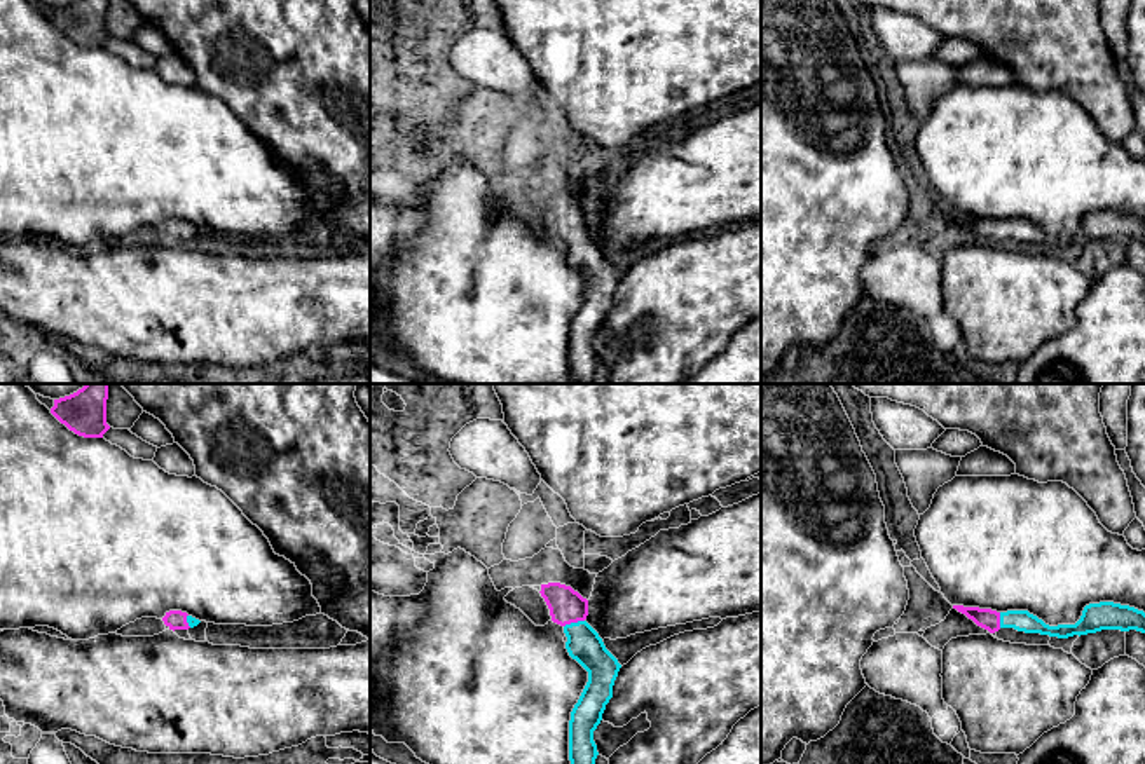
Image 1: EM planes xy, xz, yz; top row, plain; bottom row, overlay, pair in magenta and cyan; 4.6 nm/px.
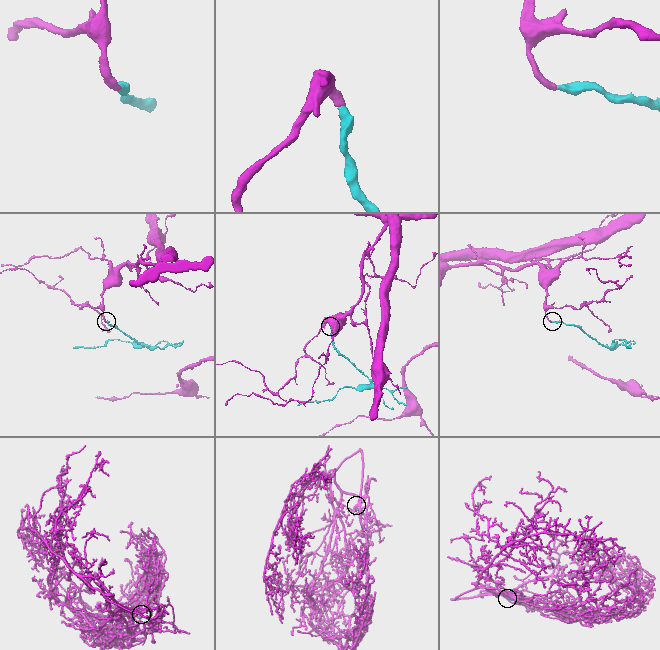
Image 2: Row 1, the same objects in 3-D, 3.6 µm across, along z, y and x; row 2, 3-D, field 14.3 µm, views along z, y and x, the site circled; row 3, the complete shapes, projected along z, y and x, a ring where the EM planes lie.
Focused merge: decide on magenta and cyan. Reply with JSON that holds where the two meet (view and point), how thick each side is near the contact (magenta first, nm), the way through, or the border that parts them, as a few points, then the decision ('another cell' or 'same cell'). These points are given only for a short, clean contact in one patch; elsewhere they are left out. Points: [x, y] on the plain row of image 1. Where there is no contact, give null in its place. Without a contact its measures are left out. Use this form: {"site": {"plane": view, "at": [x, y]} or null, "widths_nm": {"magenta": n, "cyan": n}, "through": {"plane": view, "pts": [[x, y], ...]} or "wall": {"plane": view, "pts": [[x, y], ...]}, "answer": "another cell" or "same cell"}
{"site": {"plane": "xz", "at": [573, 231]}, "widths_nm": {"magenta": 160, "cyan": 160}, "through": {"plane": "xz", "pts": [[566, 215], [573, 231], [583, 253]]}, "answer": "same cell"}

